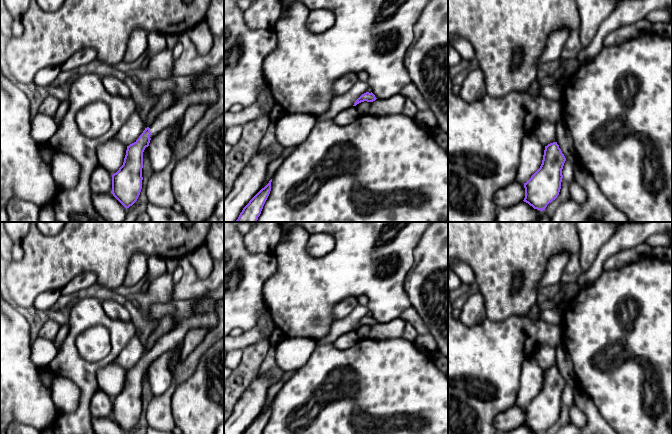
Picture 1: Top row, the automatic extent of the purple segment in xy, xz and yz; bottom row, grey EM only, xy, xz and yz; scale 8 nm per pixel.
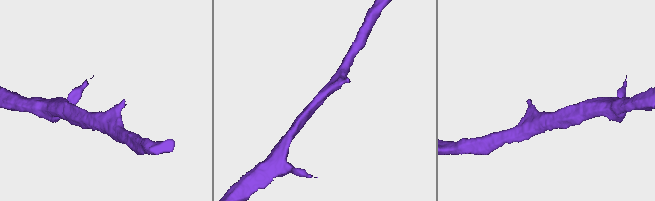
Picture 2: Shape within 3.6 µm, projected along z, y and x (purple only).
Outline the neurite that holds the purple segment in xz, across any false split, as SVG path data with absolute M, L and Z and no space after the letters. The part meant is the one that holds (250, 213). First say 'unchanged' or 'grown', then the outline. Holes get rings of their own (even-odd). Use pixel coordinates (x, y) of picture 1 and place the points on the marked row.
unchanged; M272 179L249 201L235 222L257 222L263 206L270 194L271 182Z

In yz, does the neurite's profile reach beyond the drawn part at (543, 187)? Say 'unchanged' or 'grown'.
unchanged

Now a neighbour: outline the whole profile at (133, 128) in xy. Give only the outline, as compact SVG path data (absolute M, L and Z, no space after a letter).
M134 112L113 138L119 139L123 144L129 146L136 142L144 130L144 119L138 112Z

